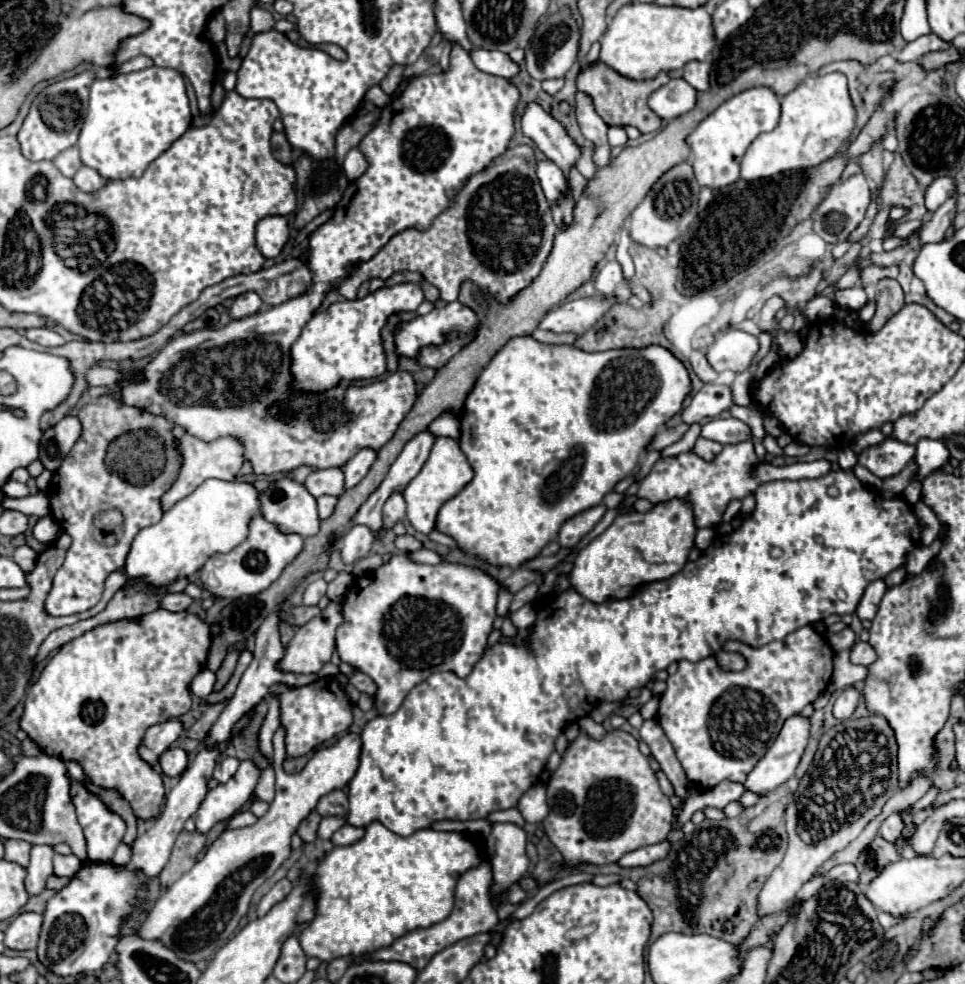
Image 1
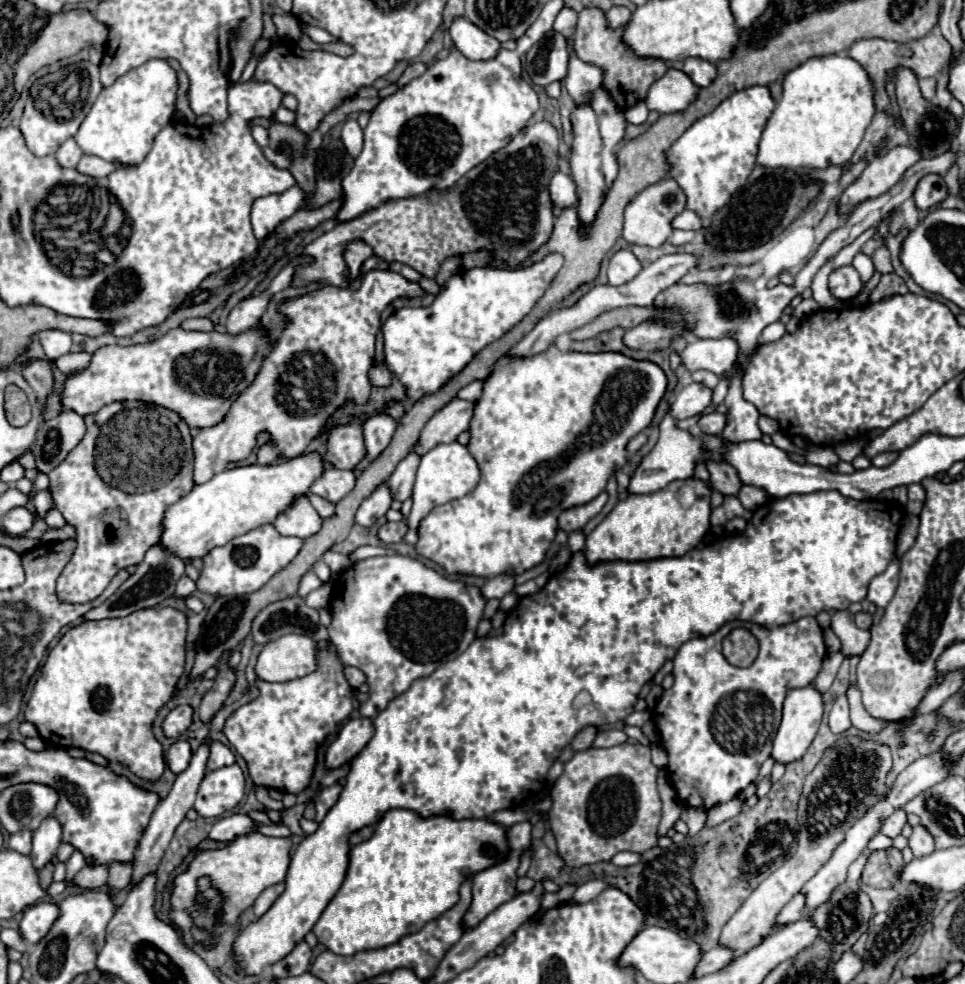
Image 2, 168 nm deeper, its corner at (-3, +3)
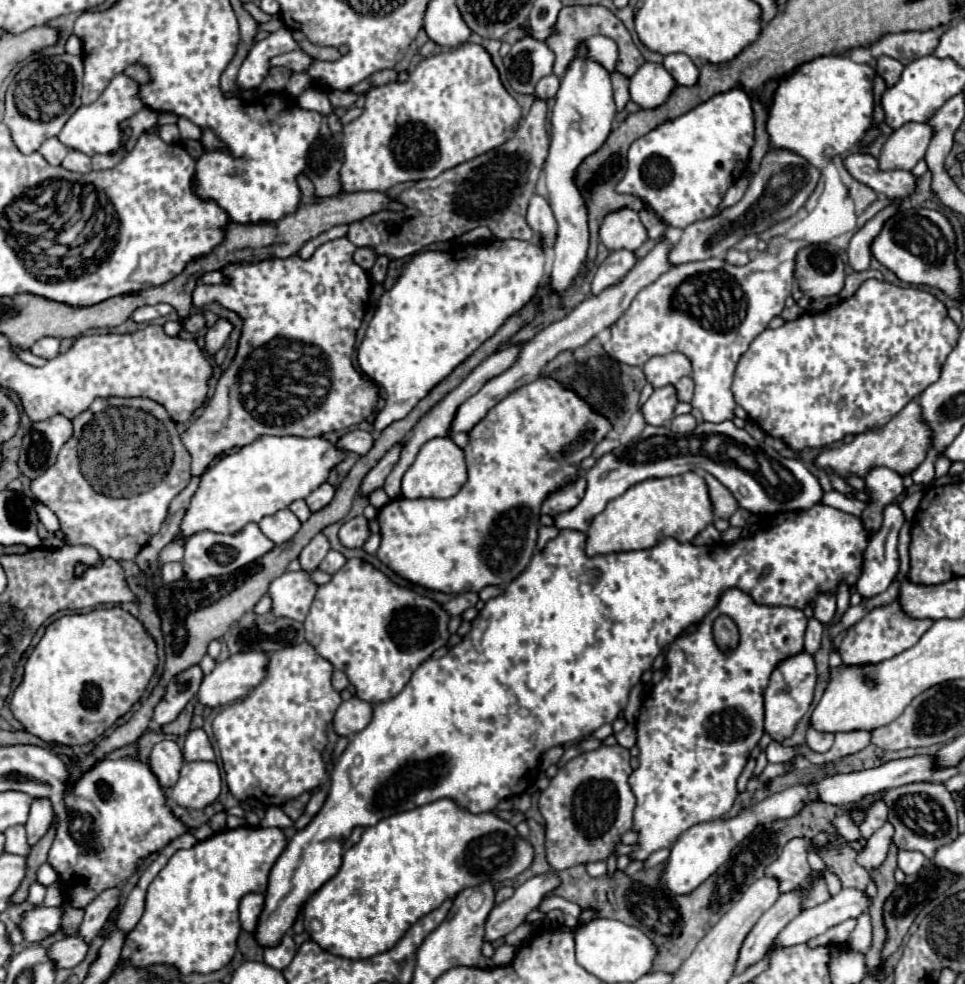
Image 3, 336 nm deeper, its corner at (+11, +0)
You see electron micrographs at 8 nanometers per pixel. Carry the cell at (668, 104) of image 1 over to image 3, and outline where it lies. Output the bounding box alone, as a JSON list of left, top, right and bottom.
[630,63,676,107]

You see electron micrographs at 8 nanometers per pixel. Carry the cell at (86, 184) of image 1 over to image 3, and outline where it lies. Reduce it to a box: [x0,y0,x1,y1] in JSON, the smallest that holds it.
[62,149,92,173]

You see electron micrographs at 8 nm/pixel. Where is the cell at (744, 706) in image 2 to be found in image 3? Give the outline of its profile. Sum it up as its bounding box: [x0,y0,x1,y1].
[628,587,806,861]

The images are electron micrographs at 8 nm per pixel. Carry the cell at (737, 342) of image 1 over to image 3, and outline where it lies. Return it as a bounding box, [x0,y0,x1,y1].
[642,353,690,387]

